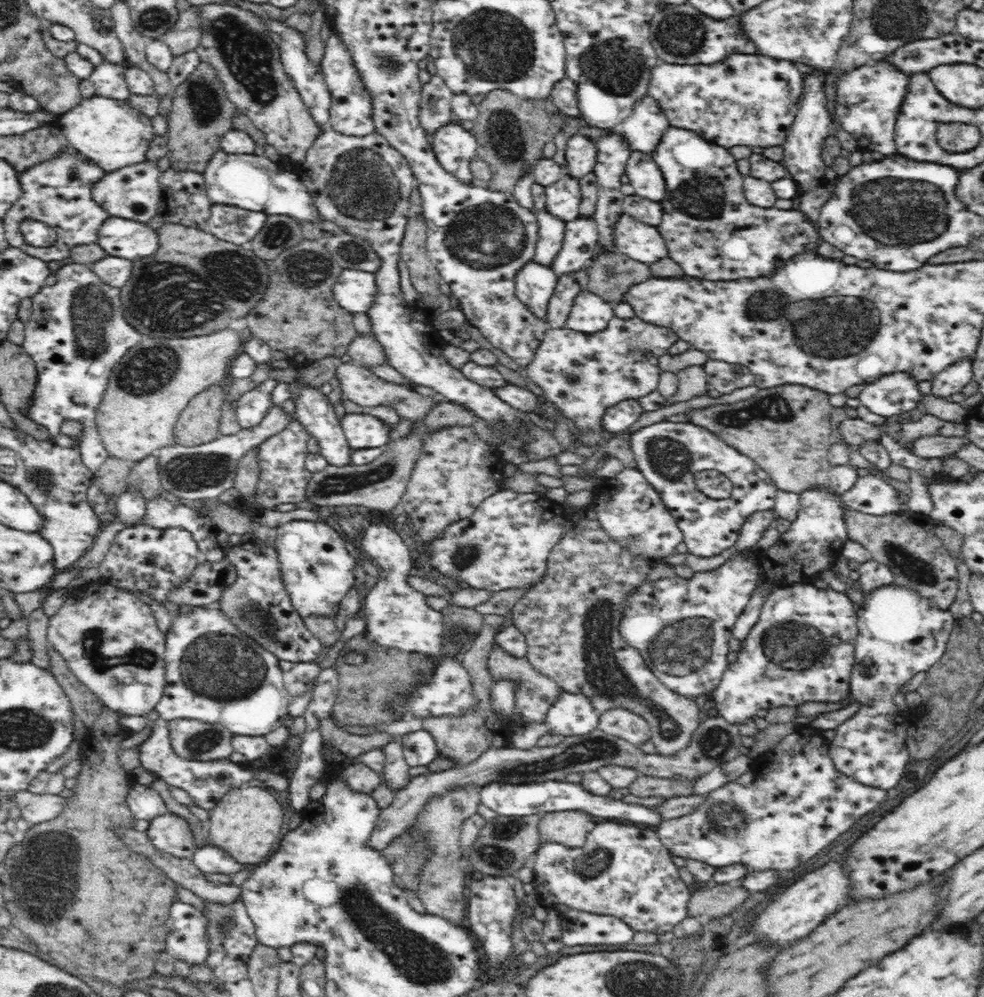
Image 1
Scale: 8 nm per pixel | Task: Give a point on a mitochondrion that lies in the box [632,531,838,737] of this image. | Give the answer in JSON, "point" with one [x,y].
{"point":[683,647]}

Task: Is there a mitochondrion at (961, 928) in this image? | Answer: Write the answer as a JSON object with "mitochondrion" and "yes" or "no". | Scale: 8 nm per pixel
{"mitochondrion":"no"}

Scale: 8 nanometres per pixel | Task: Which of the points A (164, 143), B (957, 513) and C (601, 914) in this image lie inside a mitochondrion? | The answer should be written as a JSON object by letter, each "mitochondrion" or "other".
{"A":"other","B":"other","C":"other"}

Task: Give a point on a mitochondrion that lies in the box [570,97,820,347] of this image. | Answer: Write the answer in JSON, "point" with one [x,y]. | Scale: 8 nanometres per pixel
{"point":[703,195]}

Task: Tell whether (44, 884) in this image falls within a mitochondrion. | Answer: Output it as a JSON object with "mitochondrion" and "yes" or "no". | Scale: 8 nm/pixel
{"mitochondrion":"yes"}

